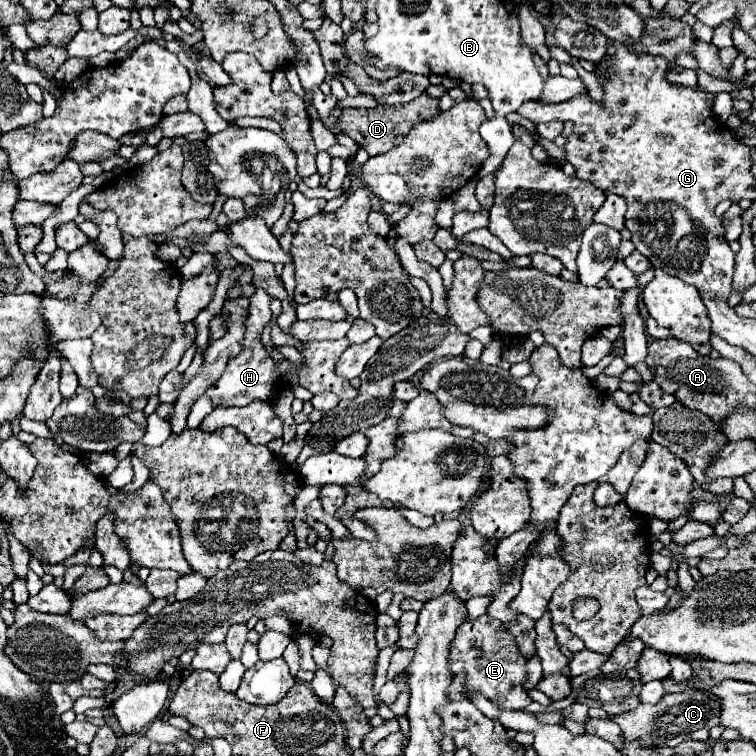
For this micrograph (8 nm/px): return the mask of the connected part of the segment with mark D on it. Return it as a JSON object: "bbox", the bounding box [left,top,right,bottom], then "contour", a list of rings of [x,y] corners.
{"bbox":[337,93,441,155],"contour":[[[423,93],[417,99],[413,99],[409,103],[399,103],[399,105],[377,105],[373,109],[345,107],[345,109],[341,109],[341,117],[337,123],[339,123],[341,131],[347,137],[351,137],[359,147],[367,149],[369,155],[381,155],[385,151],[401,145],[401,141],[407,137],[407,133],[409,133],[409,129],[413,129],[413,125],[417,125],[421,121],[429,121],[429,119],[437,117],[439,113],[441,113],[439,99]]]}

